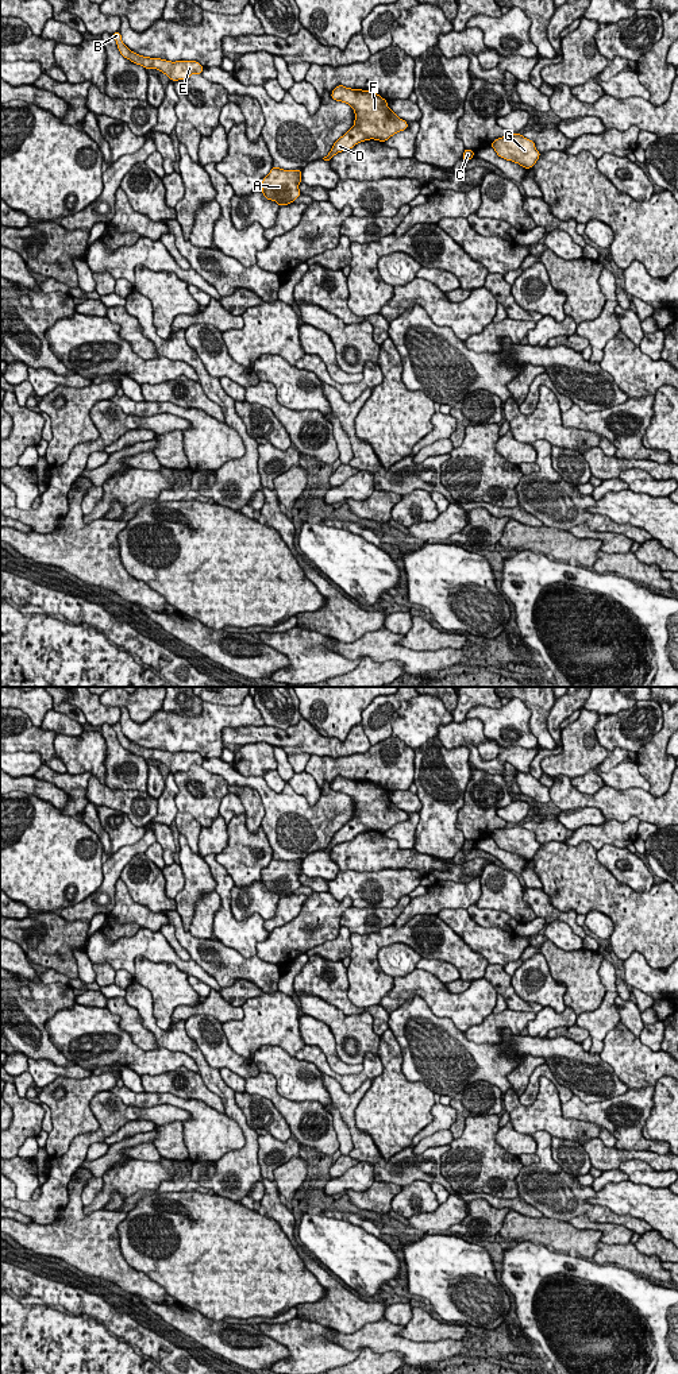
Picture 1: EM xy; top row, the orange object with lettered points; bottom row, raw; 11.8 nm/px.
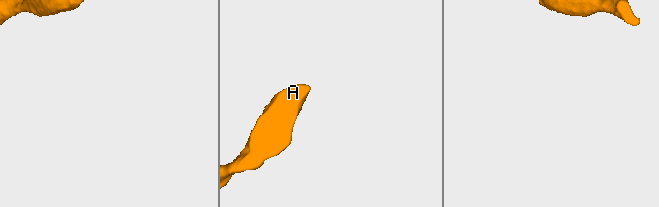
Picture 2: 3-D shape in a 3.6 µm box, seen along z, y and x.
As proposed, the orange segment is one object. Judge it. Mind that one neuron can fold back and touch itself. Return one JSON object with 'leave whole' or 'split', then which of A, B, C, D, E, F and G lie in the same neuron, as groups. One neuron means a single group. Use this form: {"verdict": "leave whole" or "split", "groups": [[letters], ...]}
{"verdict": "leave whole", "groups": [["A", "B", "C", "D", "E", "F", "G"]]}

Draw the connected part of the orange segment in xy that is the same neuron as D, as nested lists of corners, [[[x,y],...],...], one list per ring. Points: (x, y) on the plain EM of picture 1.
[[[338,776],[331,788],[348,795],[354,800],[355,811],[354,817],[334,834],[328,846],[323,849],[327,853],[338,844],[351,841],[361,833],[370,830],[386,833],[394,825],[408,819],[408,814],[388,798],[388,792],[371,781]]]

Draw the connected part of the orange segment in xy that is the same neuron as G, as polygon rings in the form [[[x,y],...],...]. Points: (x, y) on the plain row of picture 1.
[[[508,825],[494,830],[490,837],[498,848],[519,854],[525,860],[531,860],[540,848],[535,833],[524,829],[521,825]]]

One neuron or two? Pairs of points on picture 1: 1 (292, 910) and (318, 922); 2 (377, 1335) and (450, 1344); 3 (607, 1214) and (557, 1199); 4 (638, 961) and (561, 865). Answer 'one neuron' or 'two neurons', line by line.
1: two neurons
2: one neuron
3: one neuron
4: two neurons

